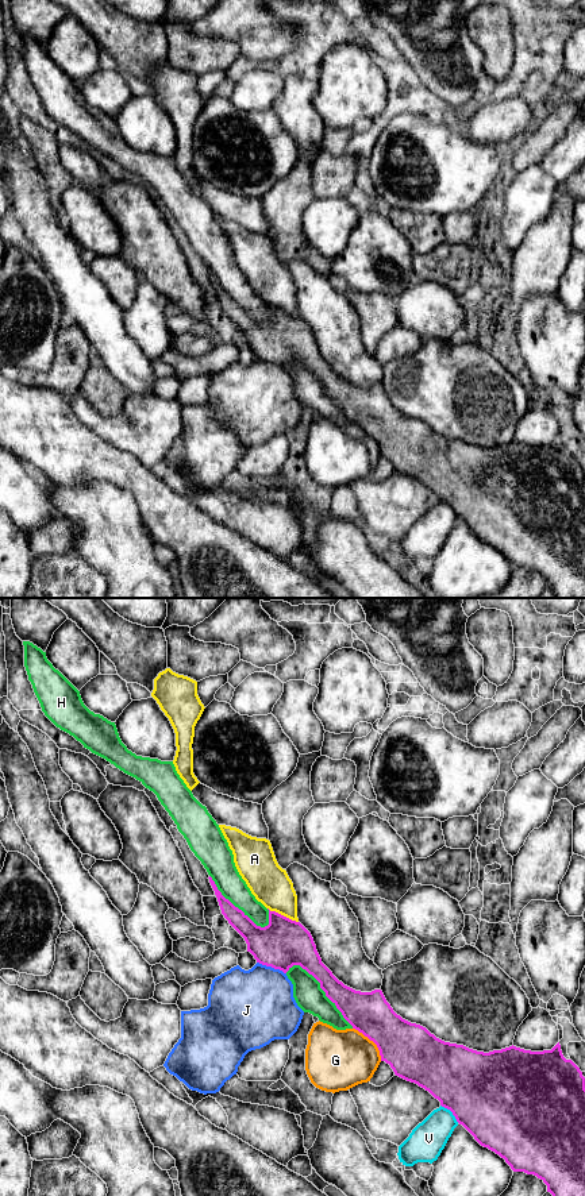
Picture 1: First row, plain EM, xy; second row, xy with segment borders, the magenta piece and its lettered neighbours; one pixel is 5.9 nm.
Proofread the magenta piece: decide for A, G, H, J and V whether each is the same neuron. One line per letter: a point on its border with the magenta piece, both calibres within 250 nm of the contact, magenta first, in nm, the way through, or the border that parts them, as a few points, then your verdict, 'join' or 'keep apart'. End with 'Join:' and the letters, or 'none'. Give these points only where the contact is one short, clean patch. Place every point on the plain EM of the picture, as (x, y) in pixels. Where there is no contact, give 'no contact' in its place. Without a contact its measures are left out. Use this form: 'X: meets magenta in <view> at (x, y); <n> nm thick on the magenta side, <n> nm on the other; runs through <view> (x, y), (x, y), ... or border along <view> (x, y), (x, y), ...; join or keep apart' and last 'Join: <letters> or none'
A: meets magenta in xy at (283, 311); 280 nm thick on the magenta side, 240 nm on the other; keep apart
G: meets magenta in xy at (372, 435); 320 nm thick on the magenta side, 360 nm on the other; keep apart
H: meets magenta in xy at (237, 303); 180 nm thick on the magenta side, 160 nm on the other; keep apart
J: meets magenta in xy at (272, 362); 280 nm thick on the magenta side, 440 nm on the other; keep apart
V: meets magenta in xy at (451, 506); 500 nm thick on the magenta side, 220 nm on the other; border along xy (441, 500), (458, 517); keep apart
Join: none

